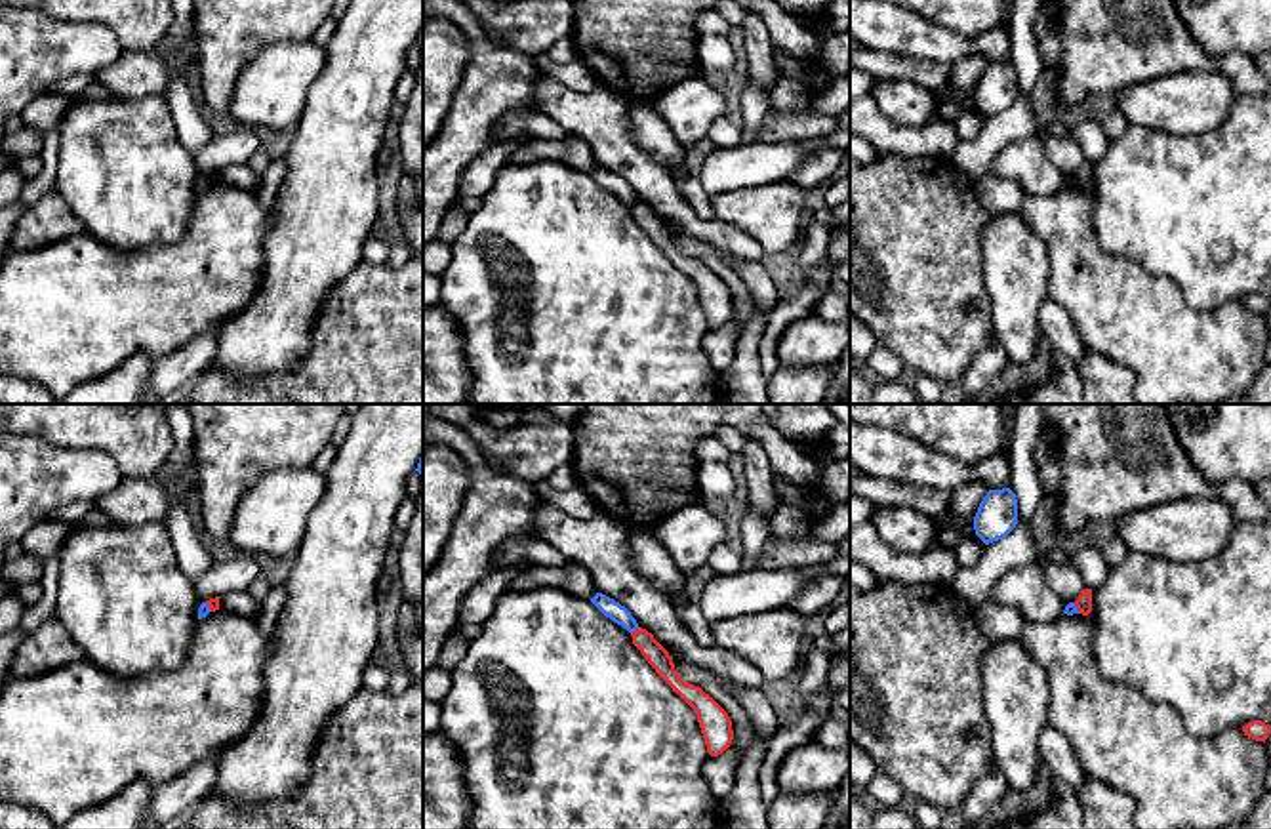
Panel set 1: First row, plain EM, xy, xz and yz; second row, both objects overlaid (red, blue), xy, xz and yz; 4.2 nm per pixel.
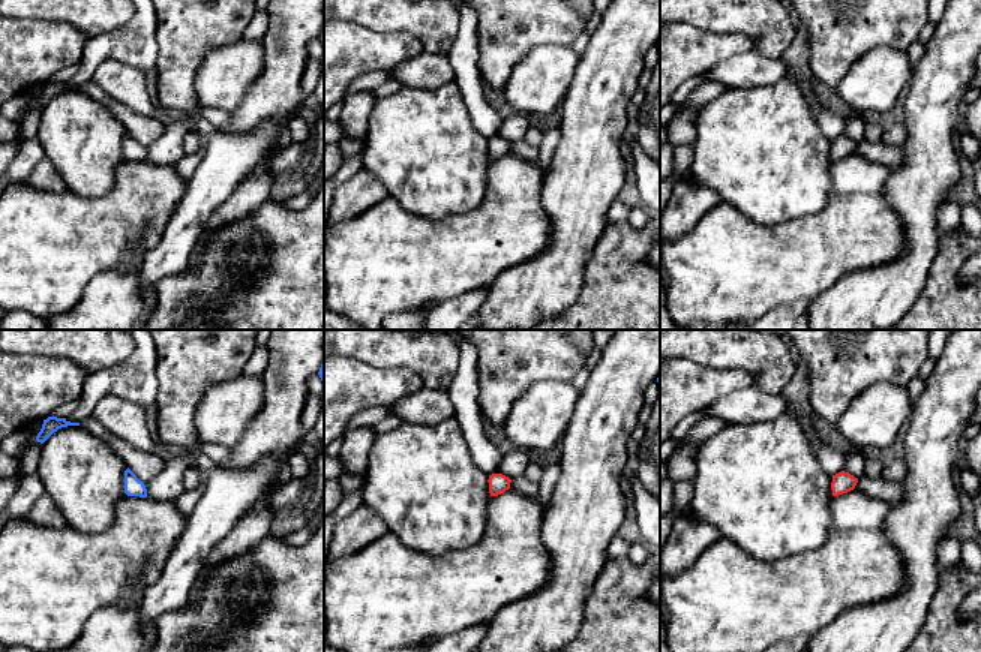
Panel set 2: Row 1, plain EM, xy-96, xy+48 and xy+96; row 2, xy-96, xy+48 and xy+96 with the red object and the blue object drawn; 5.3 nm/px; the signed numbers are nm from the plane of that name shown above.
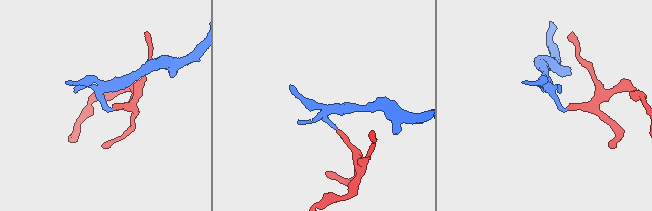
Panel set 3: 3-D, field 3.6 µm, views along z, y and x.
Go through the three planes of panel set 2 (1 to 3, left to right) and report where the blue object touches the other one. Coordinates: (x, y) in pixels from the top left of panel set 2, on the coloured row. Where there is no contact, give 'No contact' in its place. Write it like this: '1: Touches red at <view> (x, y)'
1: No contact
2: No contact
3: No contact

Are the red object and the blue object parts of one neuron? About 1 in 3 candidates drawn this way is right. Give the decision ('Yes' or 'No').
No

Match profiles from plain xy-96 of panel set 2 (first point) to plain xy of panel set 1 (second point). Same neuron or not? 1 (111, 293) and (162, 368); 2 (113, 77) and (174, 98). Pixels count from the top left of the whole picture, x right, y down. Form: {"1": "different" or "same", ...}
{"1": "different", "2": "different"}

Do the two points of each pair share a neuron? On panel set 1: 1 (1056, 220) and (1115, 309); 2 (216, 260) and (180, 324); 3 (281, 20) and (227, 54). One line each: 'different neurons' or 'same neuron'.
1: same neuron
2: same neuron
3: same neuron

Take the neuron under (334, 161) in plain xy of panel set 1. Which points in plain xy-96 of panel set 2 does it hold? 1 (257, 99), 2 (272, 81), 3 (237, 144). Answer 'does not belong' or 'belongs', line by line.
1: belongs
2: belongs
3: does not belong

